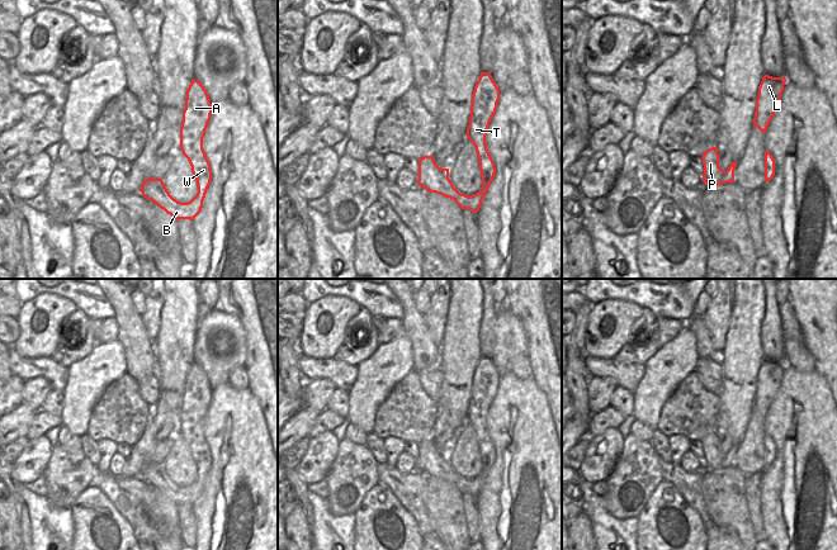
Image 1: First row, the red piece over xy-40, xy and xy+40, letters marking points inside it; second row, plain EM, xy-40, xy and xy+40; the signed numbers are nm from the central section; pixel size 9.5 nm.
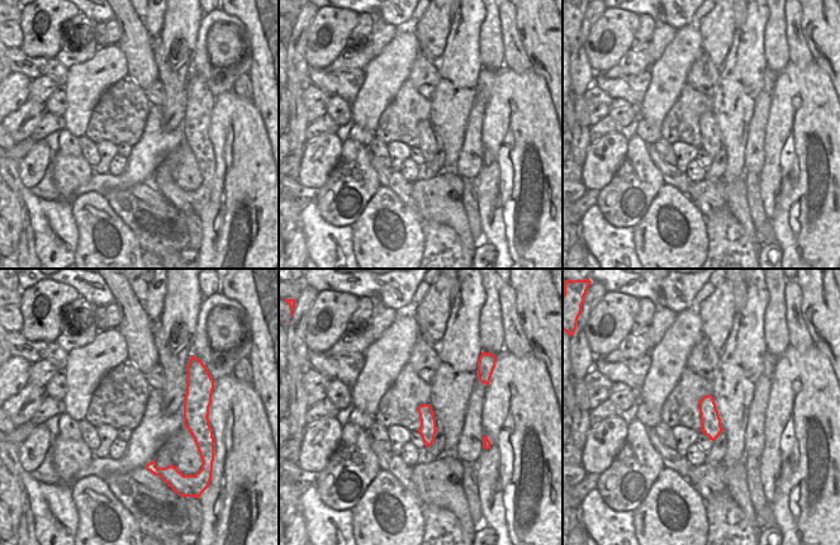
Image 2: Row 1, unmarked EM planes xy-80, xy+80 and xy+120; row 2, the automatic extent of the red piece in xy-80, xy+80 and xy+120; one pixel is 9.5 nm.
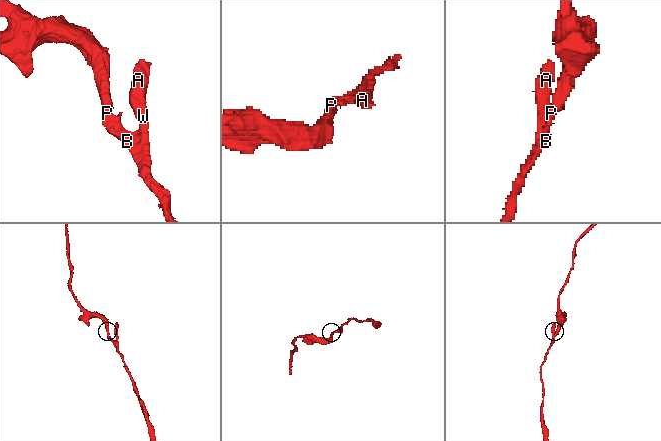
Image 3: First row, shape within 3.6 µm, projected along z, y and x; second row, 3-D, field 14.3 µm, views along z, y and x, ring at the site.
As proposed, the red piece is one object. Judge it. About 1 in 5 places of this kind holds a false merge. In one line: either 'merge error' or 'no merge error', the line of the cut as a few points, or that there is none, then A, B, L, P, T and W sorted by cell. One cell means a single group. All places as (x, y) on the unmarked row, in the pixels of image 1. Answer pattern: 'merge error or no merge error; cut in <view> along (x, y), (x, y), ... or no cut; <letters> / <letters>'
no merge error; no cut; A B L P T W

